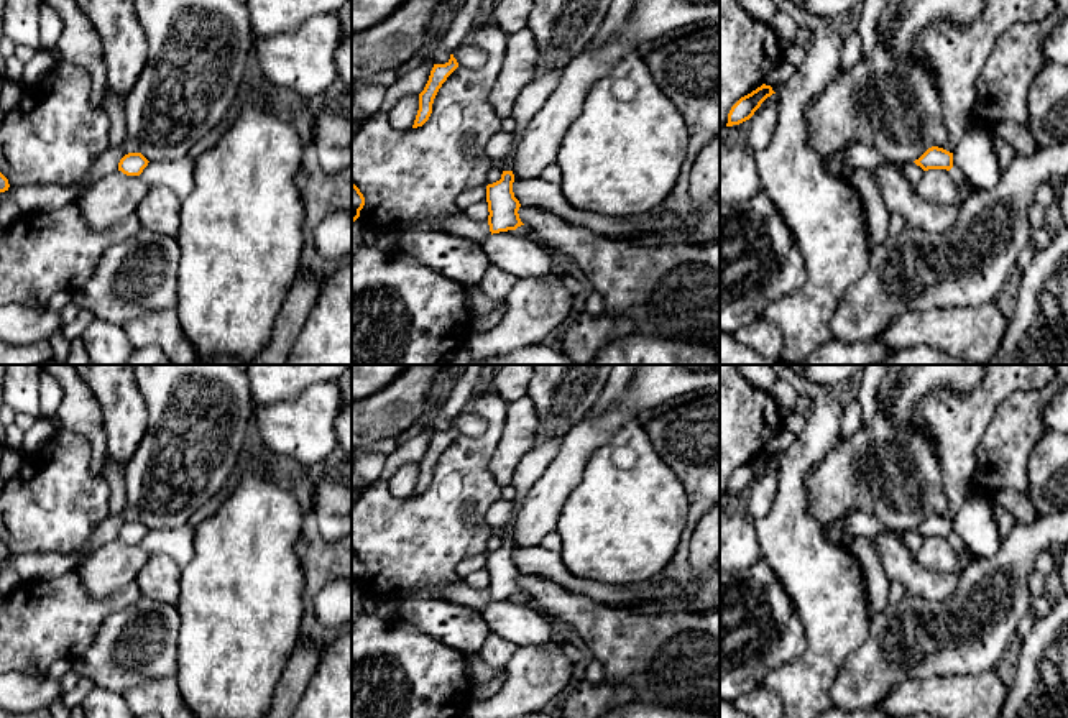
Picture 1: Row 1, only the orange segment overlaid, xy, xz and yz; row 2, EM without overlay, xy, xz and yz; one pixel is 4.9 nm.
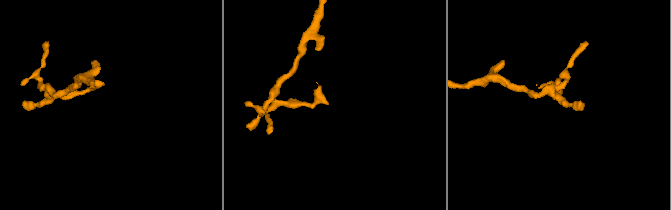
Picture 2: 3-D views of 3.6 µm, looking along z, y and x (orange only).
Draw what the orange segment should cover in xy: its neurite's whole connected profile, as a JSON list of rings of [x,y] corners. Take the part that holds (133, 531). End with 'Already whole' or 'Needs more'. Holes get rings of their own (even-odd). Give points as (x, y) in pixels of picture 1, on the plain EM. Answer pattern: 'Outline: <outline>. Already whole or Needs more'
Outline: [[[128,521],[120,527],[118,539],[127,544],[140,544],[148,531],[141,521]]]. Already whole

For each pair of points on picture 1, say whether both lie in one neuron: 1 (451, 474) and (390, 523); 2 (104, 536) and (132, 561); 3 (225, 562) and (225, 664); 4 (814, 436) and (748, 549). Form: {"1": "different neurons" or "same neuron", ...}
{"1": "same neuron", "2": "different neurons", "3": "same neuron", "4": "different neurons"}

